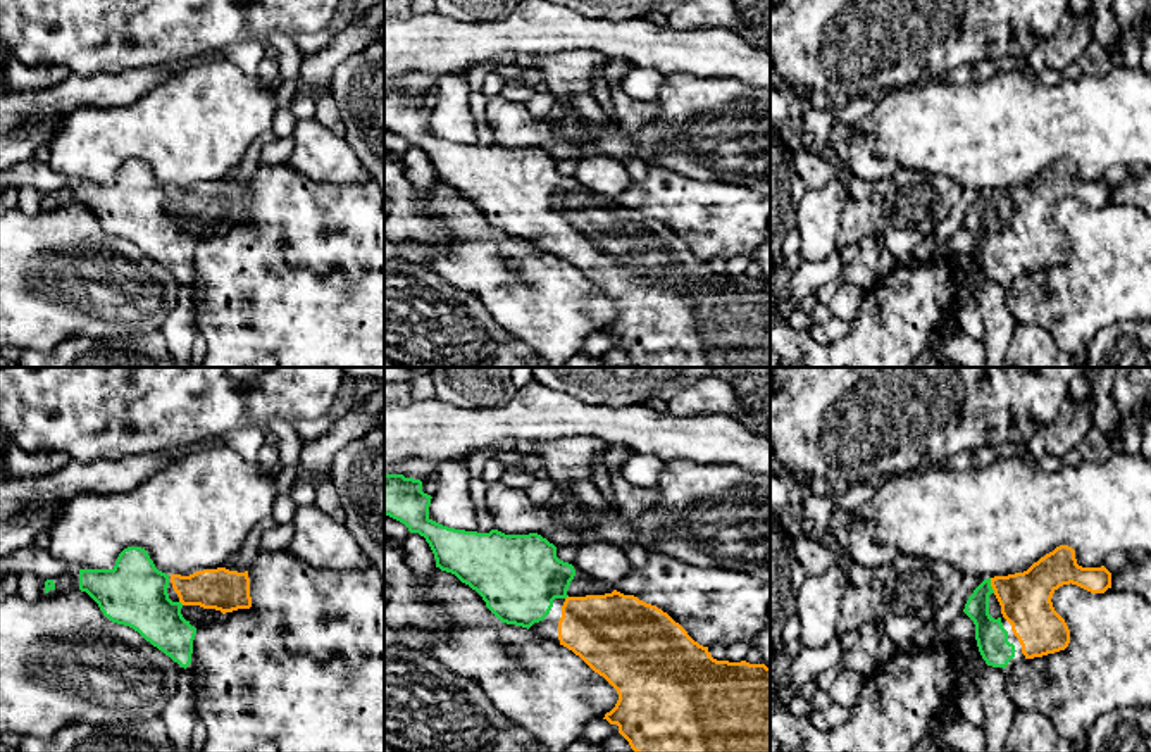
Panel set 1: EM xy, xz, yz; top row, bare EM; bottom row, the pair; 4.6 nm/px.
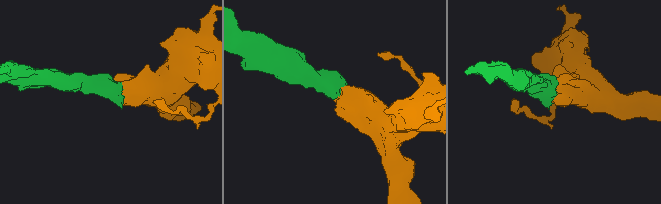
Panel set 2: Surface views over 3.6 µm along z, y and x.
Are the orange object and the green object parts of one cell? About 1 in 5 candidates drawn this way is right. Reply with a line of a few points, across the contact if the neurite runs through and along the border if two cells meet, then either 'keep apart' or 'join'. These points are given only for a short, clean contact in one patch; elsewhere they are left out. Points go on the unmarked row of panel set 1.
join

